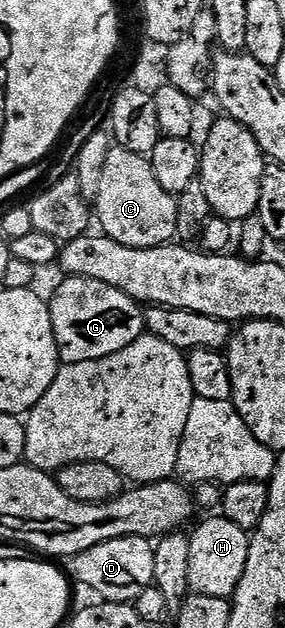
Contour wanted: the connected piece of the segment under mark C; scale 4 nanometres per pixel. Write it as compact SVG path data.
M110 147L107 163L103 166L103 178L99 181L99 194L95 201L95 220L101 223L100 231L123 246L136 248L154 248L168 244L177 235L177 201L155 179L155 170L151 170L148 159L126 148Z

